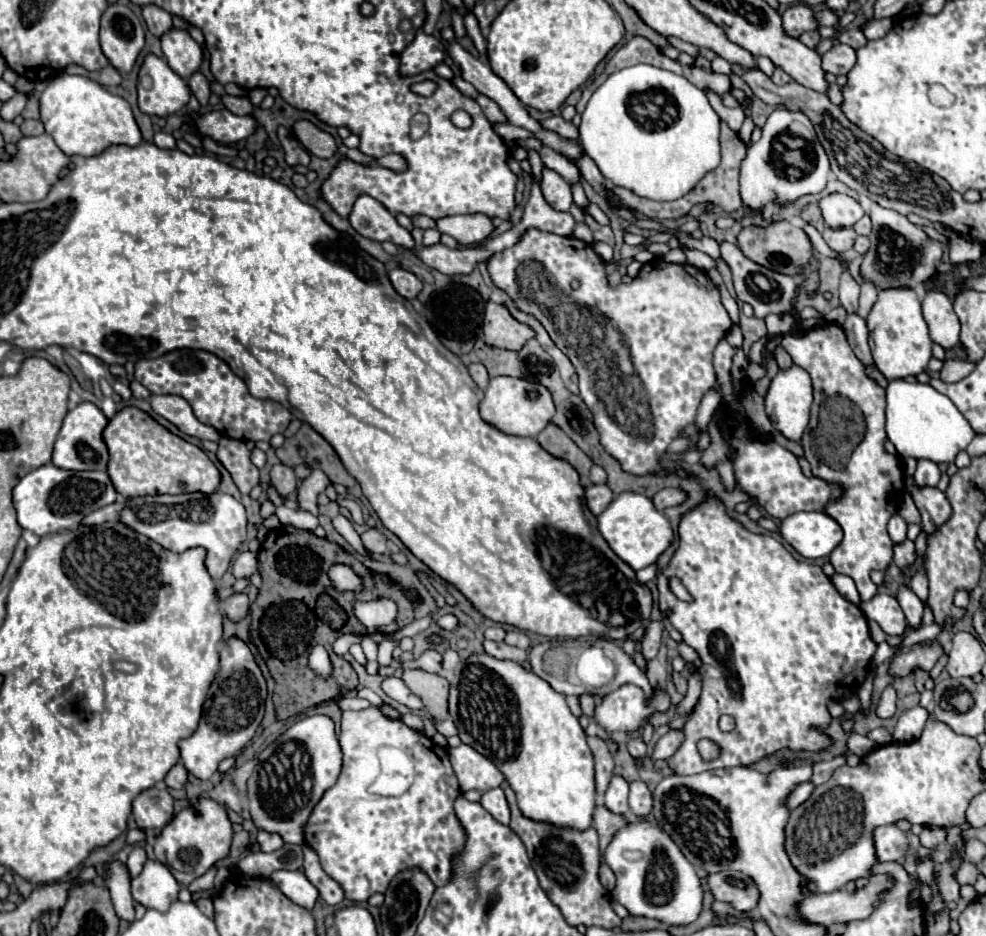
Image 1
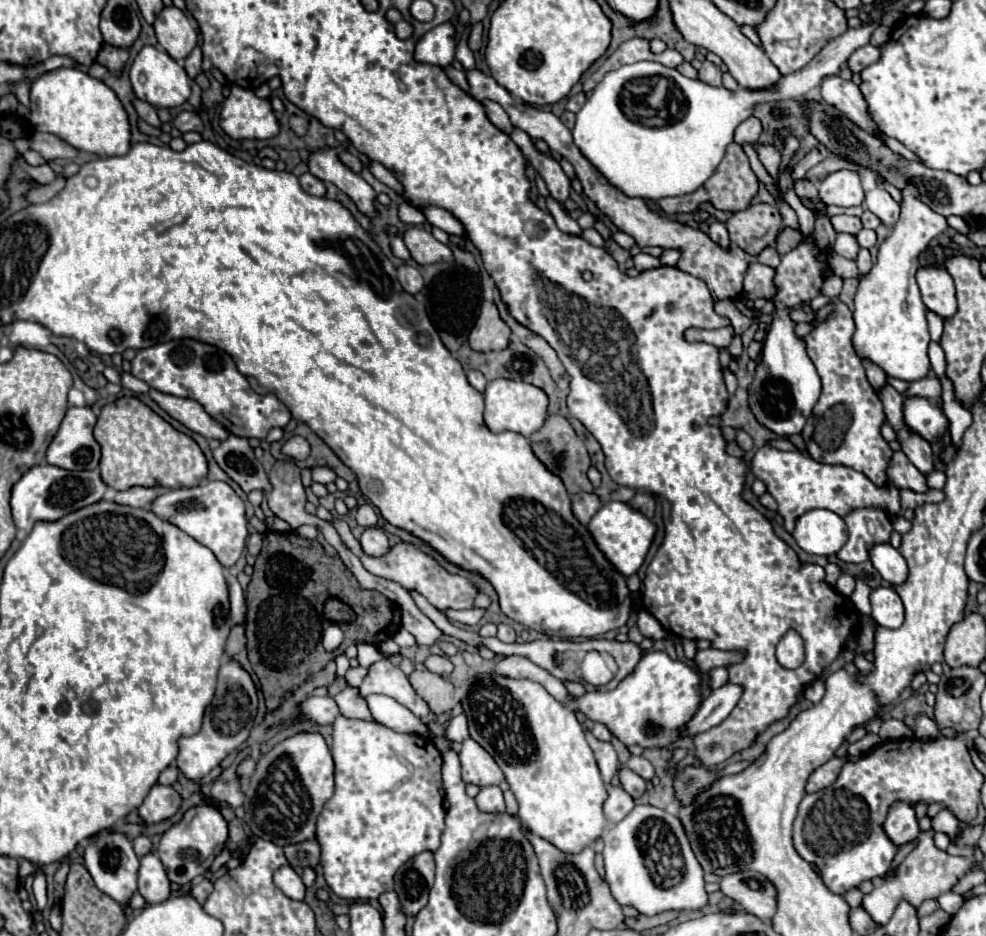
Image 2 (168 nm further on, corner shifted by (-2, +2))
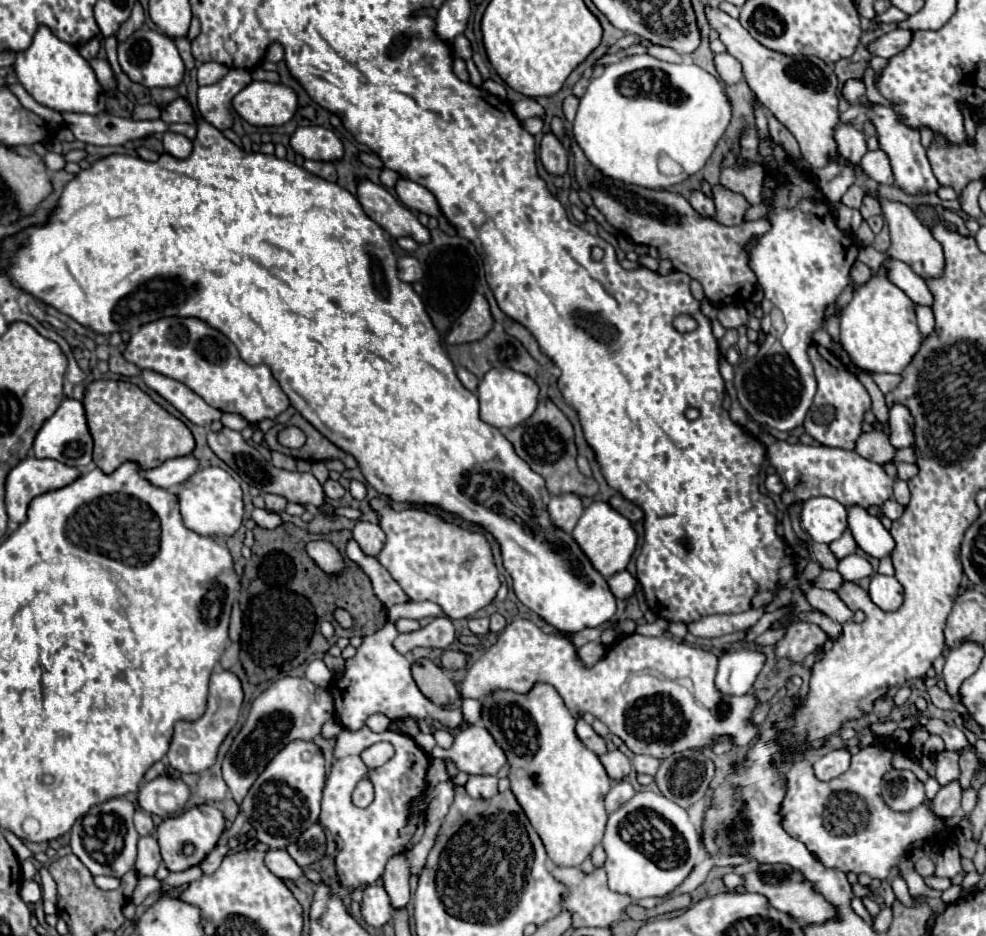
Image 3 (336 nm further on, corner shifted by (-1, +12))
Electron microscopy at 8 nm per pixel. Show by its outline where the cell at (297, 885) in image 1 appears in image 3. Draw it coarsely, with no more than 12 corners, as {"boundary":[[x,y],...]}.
{"boundary":[[265,851],[265,867],[279,879],[299,879],[287,851]]}

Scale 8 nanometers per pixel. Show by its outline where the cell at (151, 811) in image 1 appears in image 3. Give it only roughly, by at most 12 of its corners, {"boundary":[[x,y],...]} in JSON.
{"boundary":[[161,775],[141,787],[139,807],[167,817],[181,813],[191,791]]}

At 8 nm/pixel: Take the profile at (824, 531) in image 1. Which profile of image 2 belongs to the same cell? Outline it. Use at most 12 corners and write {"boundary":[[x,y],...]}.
{"boundary":[[814,509],[792,537],[806,553],[834,555],[848,529],[836,513]]}

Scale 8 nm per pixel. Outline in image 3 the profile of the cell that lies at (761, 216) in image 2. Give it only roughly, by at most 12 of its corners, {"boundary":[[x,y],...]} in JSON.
{"boundary":[[713,185],[715,219],[739,225],[749,207],[743,195]]}

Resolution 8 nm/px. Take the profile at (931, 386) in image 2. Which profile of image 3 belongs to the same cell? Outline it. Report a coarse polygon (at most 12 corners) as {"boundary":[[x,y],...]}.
{"boundary":[[873,373],[873,381],[883,393],[893,391],[901,375]]}

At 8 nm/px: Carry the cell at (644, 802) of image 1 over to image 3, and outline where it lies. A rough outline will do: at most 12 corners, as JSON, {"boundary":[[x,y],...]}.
{"boundary":[[619,749],[601,755],[607,775],[621,781],[633,771]]}

